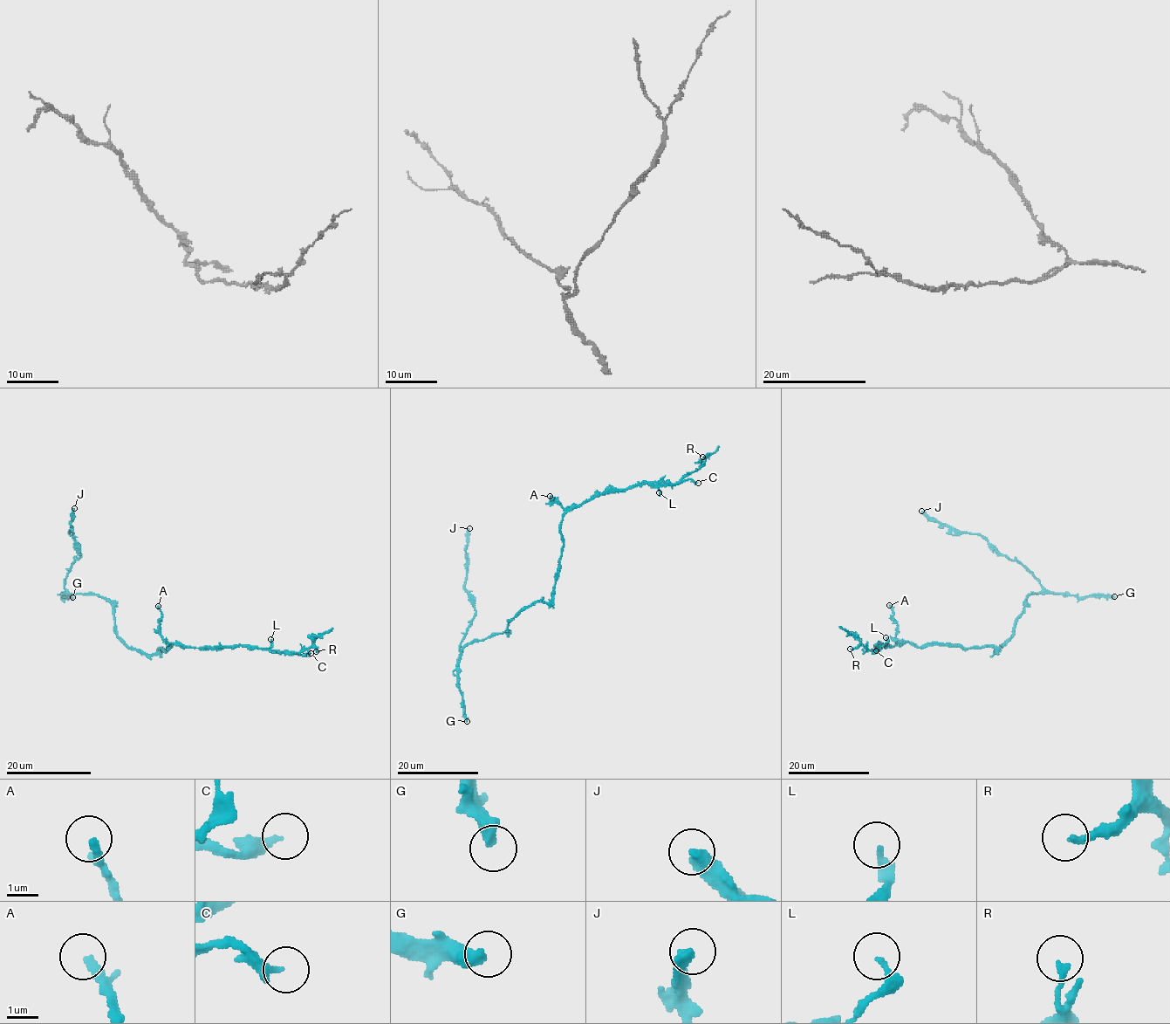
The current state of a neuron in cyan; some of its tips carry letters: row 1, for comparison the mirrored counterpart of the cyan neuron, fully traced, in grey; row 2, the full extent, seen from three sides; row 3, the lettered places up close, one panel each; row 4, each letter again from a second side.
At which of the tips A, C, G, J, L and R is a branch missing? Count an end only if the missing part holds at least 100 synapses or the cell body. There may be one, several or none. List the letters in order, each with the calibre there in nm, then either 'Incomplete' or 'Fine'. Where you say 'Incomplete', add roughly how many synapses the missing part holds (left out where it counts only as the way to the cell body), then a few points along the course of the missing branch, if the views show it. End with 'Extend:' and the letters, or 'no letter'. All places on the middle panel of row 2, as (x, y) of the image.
A: Thickness 200 nm. Fine
C: Thickness 340 nm. Fine
G: Thickness 440 nm. Fine
J: Thickness 400 nm. Incomplete. Roughly 130 synapses. Course of what is missing: (469, 528), (469, 523), (476, 517), (497, 518), (503, 497), (509, 498), (513, 495)
L: Thickness 240 nm. Fine
R: Thickness 190 nm. Fine
Extend: J

